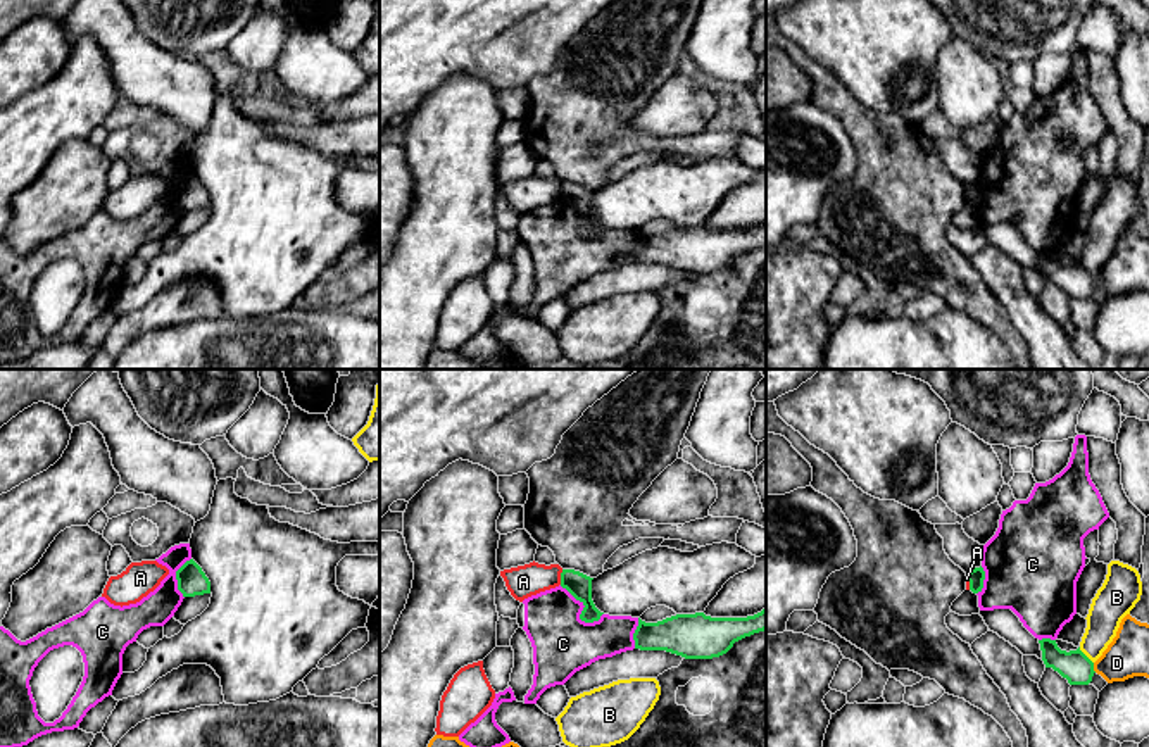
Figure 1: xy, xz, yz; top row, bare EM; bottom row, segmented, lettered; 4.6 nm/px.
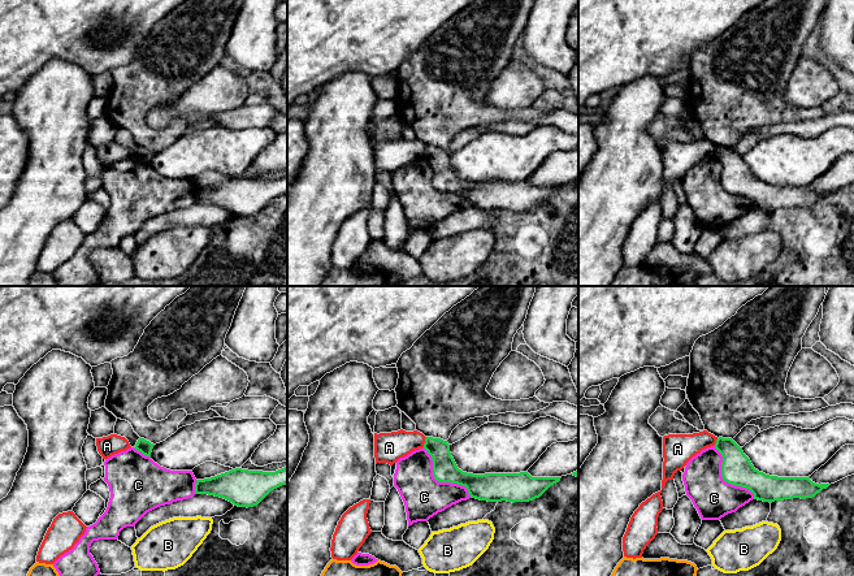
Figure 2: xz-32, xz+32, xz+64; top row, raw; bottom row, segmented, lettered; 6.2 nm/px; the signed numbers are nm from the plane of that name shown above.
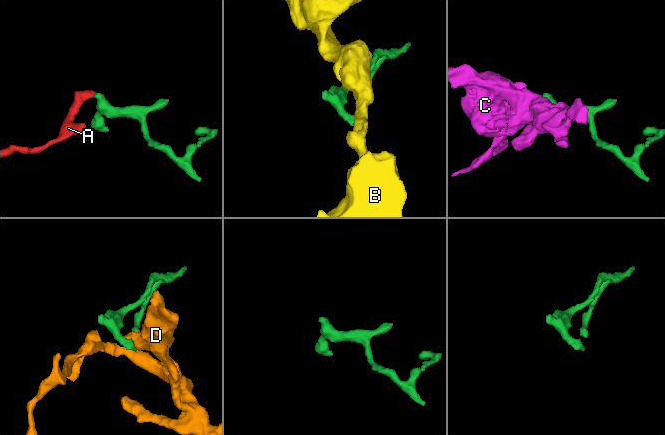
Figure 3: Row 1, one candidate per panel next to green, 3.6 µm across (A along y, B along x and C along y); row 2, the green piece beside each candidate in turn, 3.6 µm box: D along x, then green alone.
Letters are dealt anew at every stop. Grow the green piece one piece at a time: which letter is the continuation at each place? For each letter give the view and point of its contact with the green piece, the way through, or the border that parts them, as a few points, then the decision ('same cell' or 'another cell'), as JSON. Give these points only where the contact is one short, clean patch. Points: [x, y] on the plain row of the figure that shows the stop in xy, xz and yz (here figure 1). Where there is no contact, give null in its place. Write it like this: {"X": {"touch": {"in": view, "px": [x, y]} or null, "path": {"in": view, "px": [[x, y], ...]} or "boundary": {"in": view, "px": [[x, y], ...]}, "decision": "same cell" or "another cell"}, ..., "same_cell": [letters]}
{"A": {"touch": {"in": "xz", "px": [561, 190]}, "boundary": {"in": "xz", "px": [[563, 183], [559, 197]]}, "decision": "another cell"}, "B": {"touch": {"in": "yz", "px": [1086, 269]}, "decision": "another cell"}, "C": {"touch": {"in": "xz", "px": [582, 225]}, "decision": "another cell"}, "D": {"touch": {"in": "yz", "px": [1092, 282]}, "boundary": {"in": "yz", "px": [[1092, 276], [1096, 285]]}, "decision": "another cell"}, "same_cell": []}

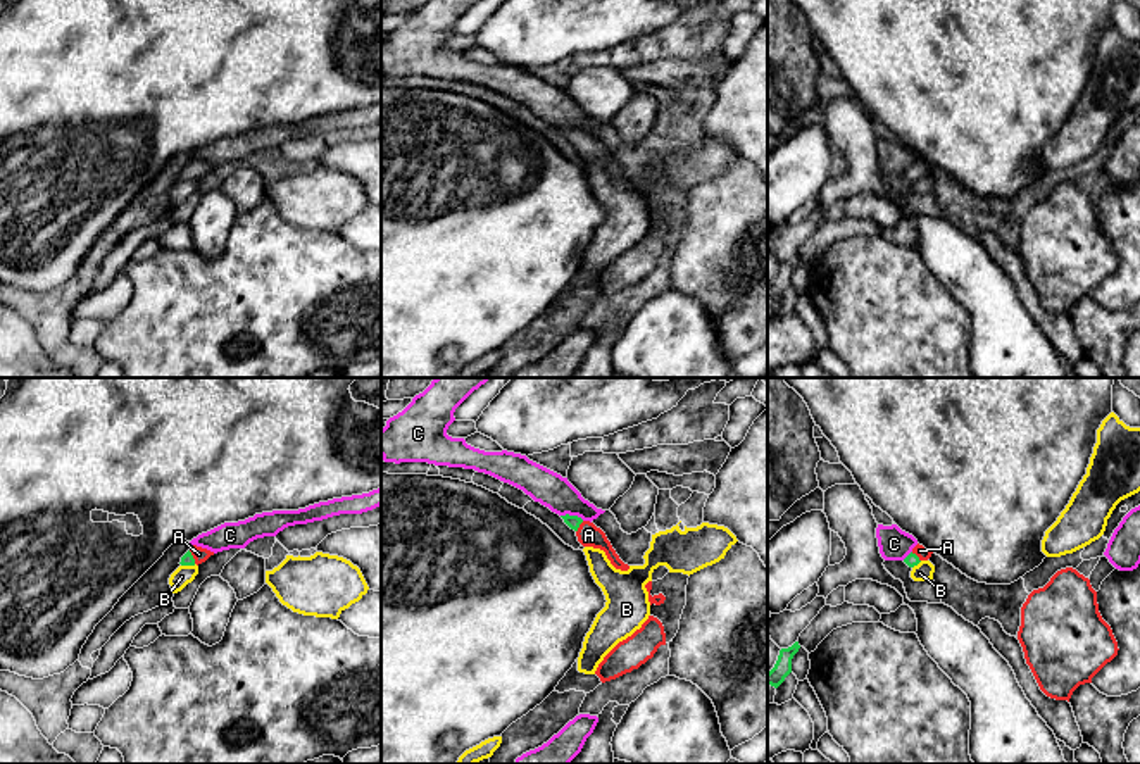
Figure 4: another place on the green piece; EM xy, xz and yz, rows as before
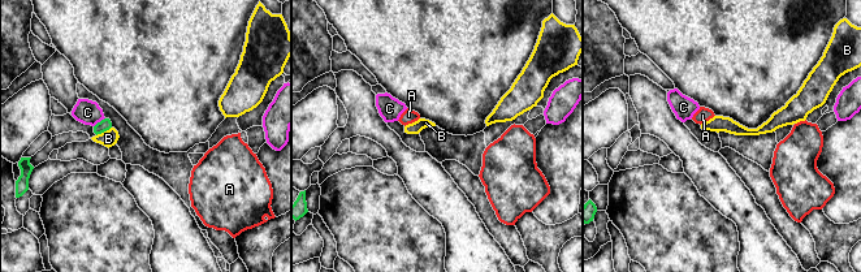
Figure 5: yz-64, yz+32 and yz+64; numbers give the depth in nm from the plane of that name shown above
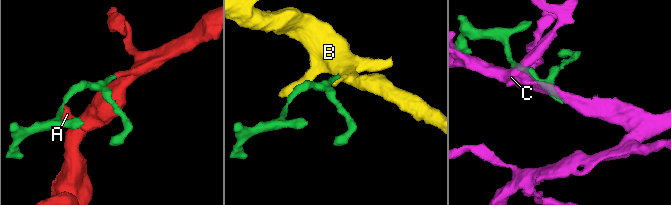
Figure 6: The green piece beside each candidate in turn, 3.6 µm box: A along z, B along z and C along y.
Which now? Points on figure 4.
{"A": {"touch": {"in": "xz", "px": [578, 140]}, "path": {"in": "xz", "px": [[573, 135], [578, 140], [588, 149]]}, "decision": "same cell"}, "B": {"touch": {"in": "xy", "px": [188, 178]}, "boundary": {"in": "xy", "px": [[195, 178], [181, 180]]}, "decision": "another cell"}, "C": {"touch": {"in": "xz", "px": [573, 130]}, "decision": "another cell"}, "same_cell": ["A"]}

